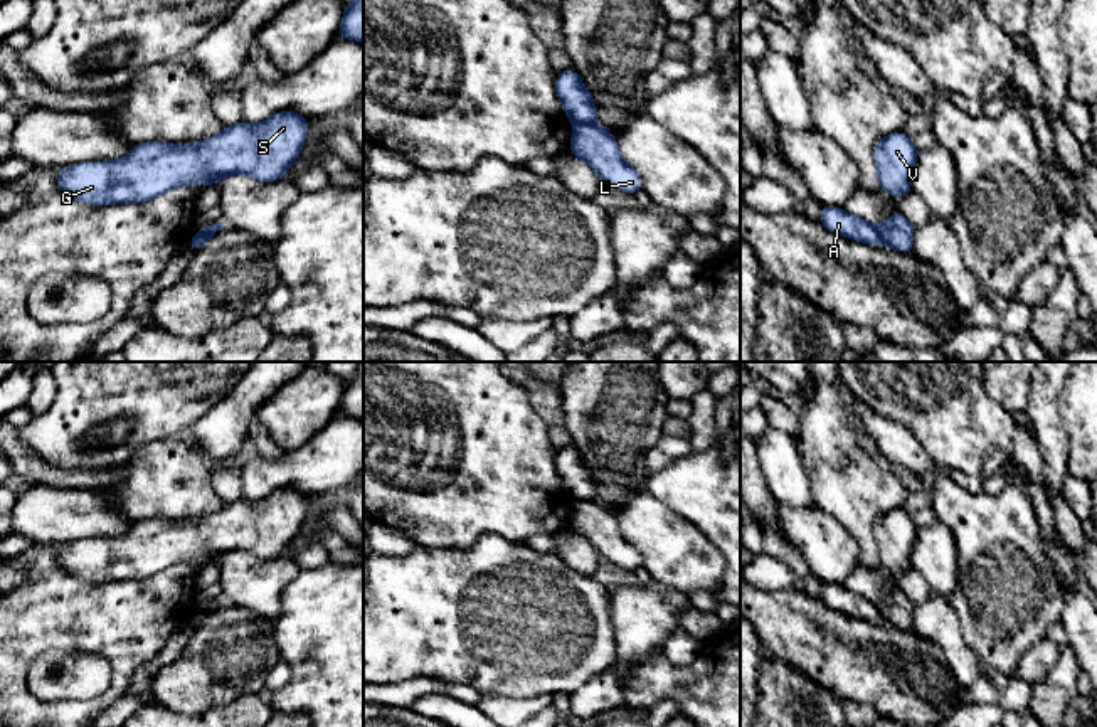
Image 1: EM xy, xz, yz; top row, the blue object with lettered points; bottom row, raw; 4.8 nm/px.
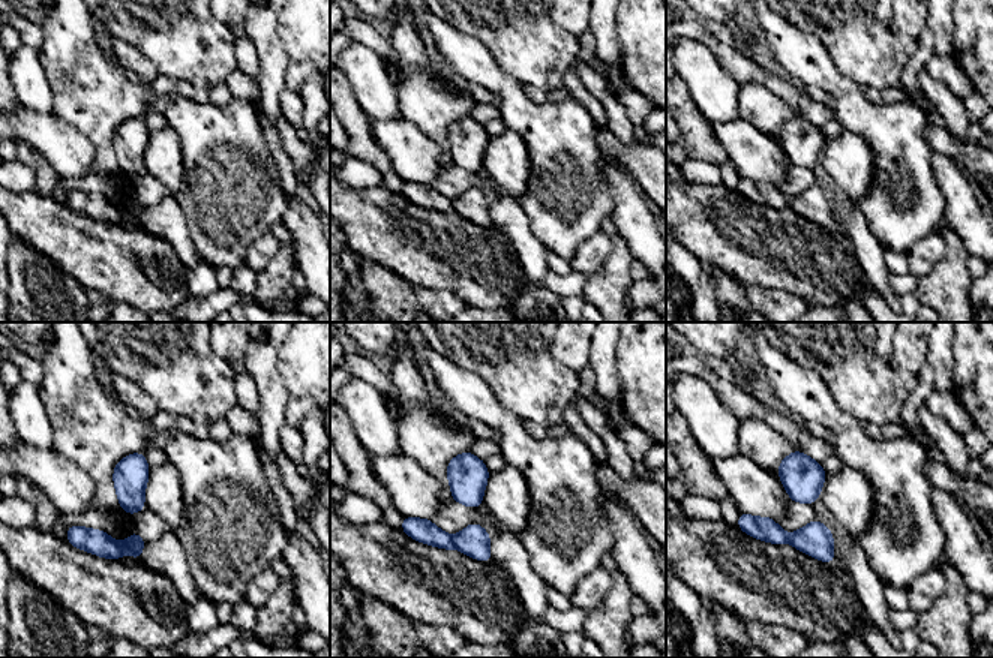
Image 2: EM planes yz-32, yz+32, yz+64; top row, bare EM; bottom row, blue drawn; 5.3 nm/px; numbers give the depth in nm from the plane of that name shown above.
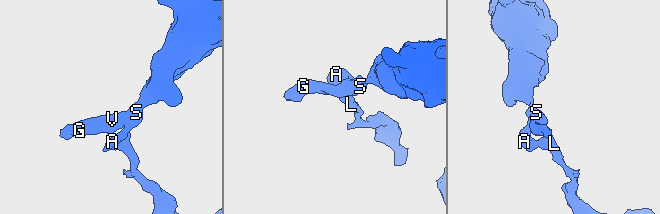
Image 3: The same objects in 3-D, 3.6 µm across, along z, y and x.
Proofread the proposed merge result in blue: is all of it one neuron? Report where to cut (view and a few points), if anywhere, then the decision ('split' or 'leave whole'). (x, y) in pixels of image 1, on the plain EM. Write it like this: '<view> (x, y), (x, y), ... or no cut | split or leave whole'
xz (591, 498), (576, 502) | split

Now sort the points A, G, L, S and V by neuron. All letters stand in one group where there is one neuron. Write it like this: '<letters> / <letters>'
A G S V / L

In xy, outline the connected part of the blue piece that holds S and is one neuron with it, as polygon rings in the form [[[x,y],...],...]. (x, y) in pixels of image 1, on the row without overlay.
[[[279,488],[257,501],[227,503],[199,520],[135,520],[121,537],[69,542],[59,547],[57,564],[77,579],[111,582],[146,579],[182,562],[214,564],[234,550],[274,559],[296,539],[306,512],[305,493]]]

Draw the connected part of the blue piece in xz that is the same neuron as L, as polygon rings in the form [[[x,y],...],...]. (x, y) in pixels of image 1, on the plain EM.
[[[594,500],[575,501],[569,527],[574,533],[587,539],[597,555],[609,562],[633,572],[643,565],[639,550],[624,539],[614,513],[607,507]]]

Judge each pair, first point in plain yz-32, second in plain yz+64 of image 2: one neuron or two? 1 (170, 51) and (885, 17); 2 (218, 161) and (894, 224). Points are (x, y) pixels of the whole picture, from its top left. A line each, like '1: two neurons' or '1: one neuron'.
1: two neurons
2: one neuron

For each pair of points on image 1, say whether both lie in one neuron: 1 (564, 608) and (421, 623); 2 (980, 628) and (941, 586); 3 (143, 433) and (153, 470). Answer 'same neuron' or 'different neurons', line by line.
1: same neuron
2: different neurons
3: different neurons

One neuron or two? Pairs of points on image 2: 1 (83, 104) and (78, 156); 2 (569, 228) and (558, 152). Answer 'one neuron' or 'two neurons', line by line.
1: two neurons
2: one neuron

